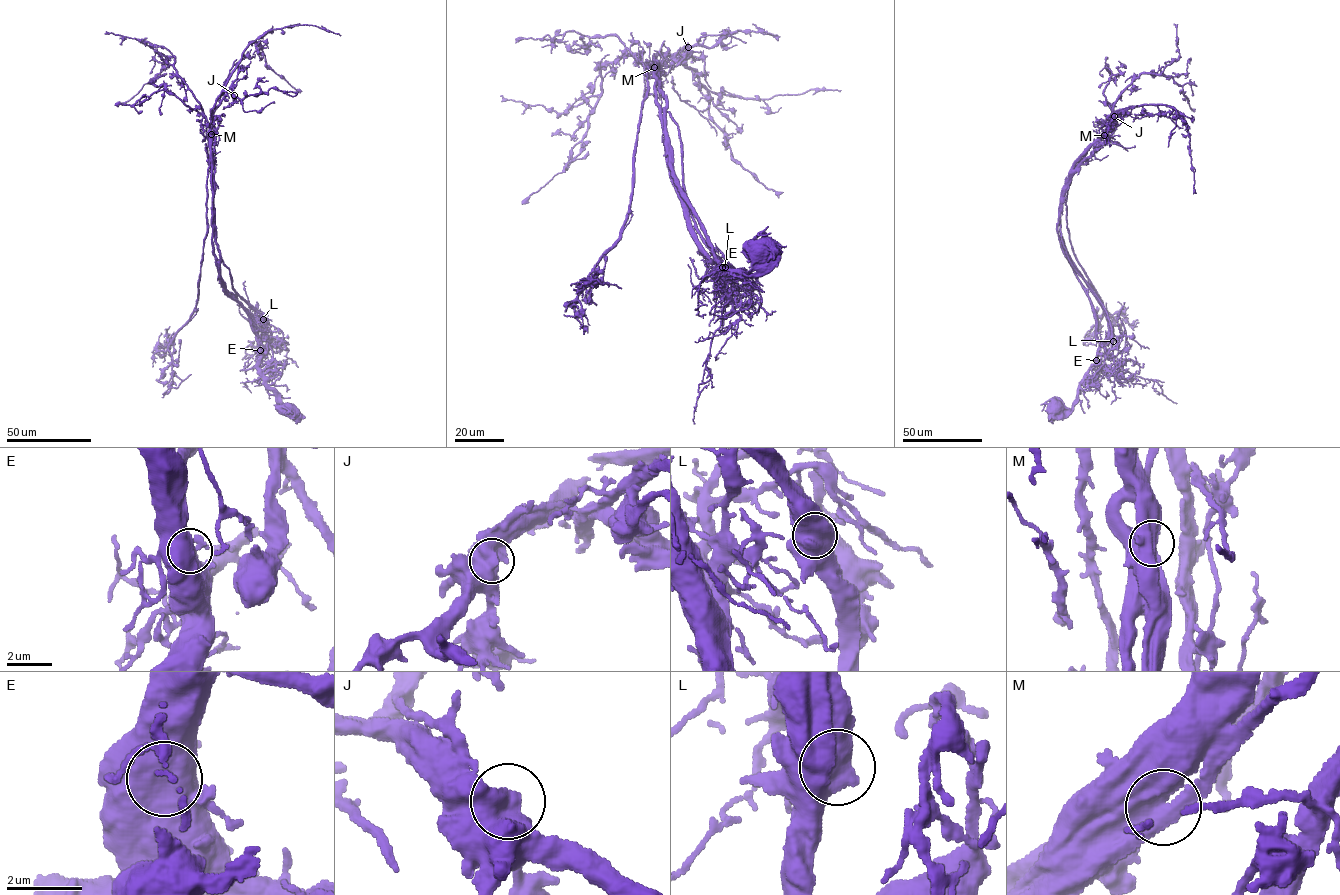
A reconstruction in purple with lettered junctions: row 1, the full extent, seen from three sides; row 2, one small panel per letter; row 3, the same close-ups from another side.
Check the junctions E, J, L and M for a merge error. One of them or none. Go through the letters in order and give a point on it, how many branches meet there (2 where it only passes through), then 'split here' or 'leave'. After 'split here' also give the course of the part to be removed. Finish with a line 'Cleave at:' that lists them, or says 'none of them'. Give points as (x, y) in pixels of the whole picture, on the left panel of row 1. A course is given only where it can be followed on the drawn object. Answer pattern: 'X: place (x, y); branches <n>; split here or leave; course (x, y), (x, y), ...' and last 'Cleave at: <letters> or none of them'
E: place (260, 350); branches 1; leave
J: place (234, 95); branches 1; leave
L: place (263, 319); branches 1; leave
M: place (211, 134); branches 1; split here; course (211, 134), (211, 146), (220, 120)
Cleave at: M

